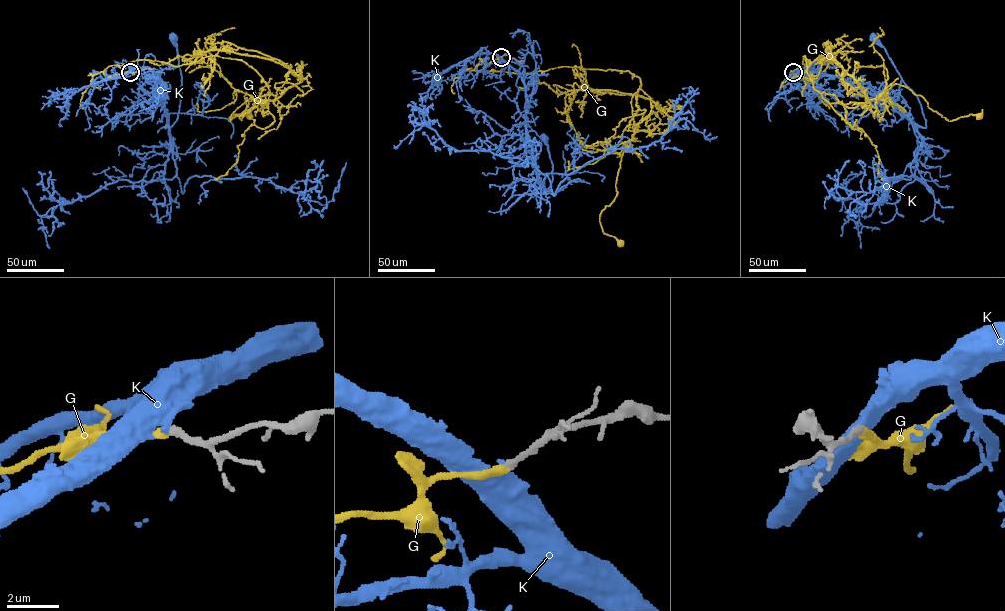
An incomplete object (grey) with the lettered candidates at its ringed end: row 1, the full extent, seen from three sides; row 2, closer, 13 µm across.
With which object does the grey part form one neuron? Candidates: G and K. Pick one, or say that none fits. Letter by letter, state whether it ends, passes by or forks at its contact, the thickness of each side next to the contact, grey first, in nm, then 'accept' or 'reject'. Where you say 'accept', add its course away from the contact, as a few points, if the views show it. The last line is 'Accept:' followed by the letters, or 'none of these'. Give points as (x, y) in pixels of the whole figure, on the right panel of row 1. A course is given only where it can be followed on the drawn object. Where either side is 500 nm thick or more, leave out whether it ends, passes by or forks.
G: it ends there; 280 nm thick on the grey side, 320 nm on the other; accept; it runs (793, 72), (806, 72), (804, 55), (813, 87), (828, 103), (855, 107), (898, 84), (949, 121), (979, 116)
K: 280 nm thick on the grey side, 550 nm on the other; reject
Accept: G

